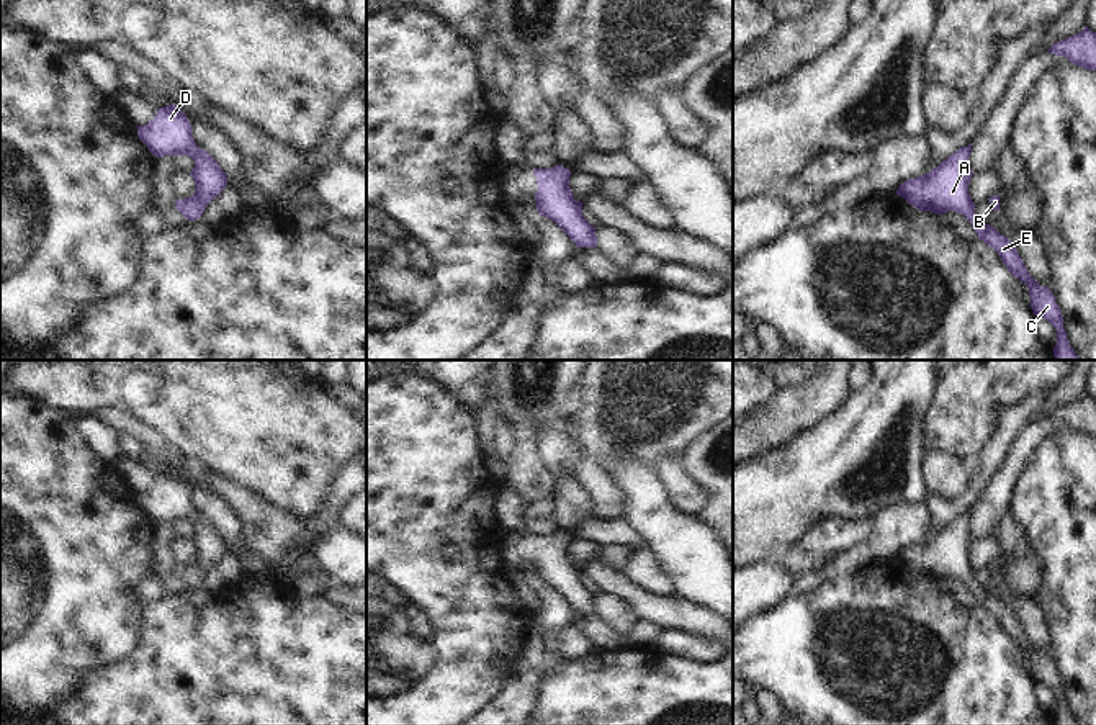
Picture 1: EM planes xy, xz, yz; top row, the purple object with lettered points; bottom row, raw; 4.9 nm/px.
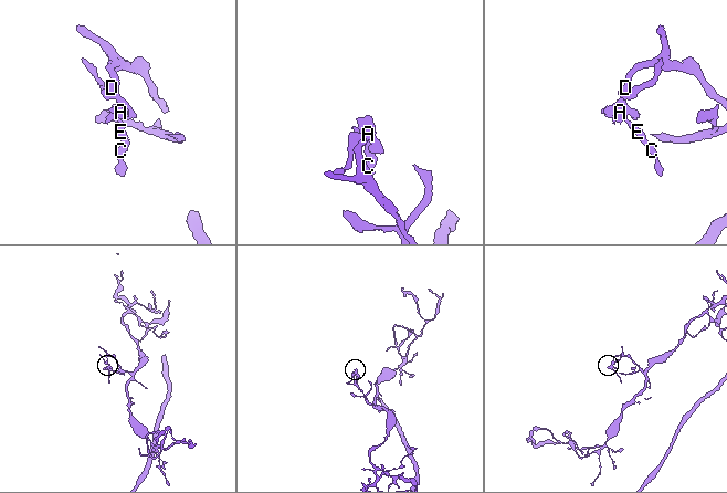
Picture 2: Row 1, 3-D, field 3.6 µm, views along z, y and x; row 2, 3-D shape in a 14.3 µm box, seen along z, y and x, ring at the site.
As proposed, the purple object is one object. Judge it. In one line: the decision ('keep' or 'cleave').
keep

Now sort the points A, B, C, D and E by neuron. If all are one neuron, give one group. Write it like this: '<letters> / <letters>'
A B C D E

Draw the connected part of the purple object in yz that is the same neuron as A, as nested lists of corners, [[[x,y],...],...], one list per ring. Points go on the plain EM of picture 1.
[[[972,511],[957,516],[952,522],[942,527],[929,540],[910,545],[896,556],[911,573],[921,578],[942,581],[955,578],[963,581],[973,592],[980,607],[993,614],[1001,624],[1006,635],[1029,655],[1031,674],[1035,682],[1047,686],[1057,697],[1057,712],[1053,714],[1055,725],[1080,725],[1063,694],[1062,678],[1055,663],[1047,653],[1040,653],[1027,638],[1014,610],[985,586],[975,581],[975,570],[968,560],[970,545],[973,542],[968,524]]]

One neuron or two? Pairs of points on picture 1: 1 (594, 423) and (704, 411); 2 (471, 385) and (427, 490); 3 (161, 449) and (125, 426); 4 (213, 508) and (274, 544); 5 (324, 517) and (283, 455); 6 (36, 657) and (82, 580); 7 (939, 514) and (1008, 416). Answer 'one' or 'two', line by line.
1: one
2: two
3: one
4: two
5: two
6: one
7: one

